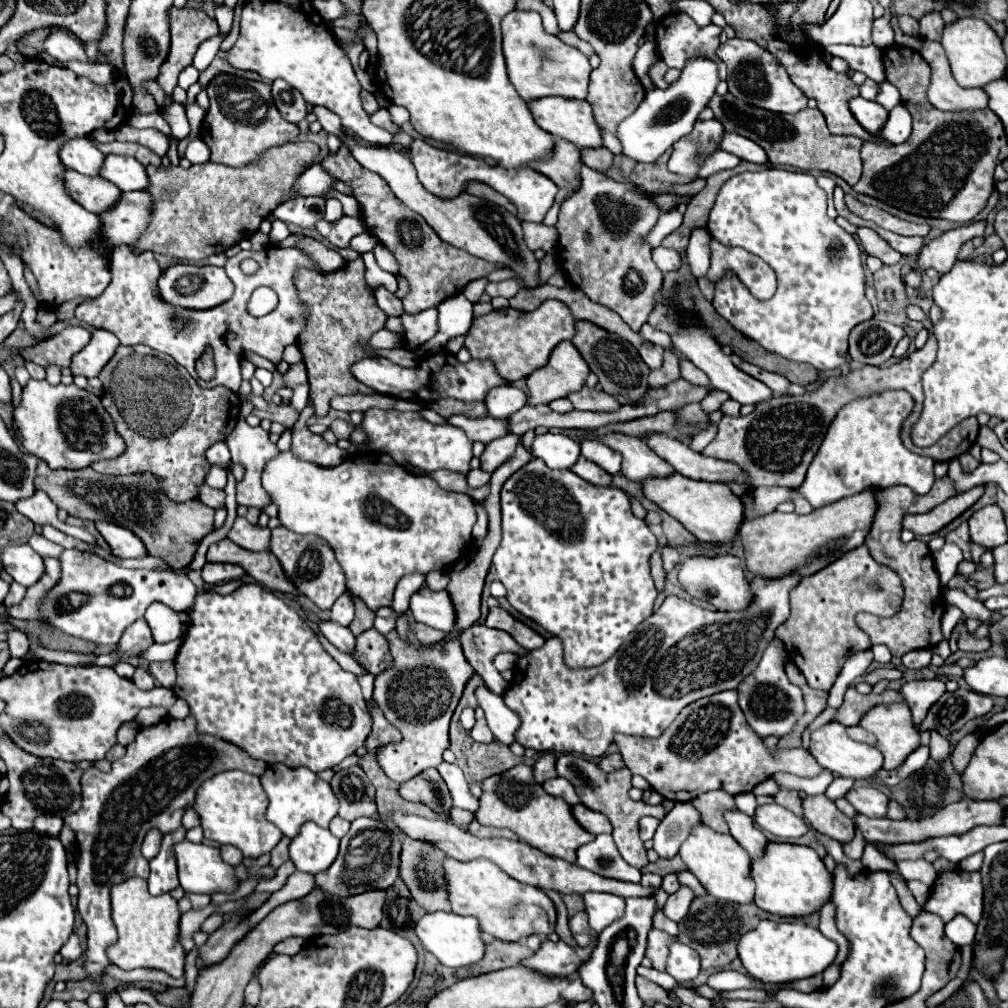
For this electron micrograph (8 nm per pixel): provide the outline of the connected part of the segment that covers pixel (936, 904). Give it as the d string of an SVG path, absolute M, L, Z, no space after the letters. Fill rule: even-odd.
M955 869L939 875L931 887L925 909L939 915L945 923L959 913L977 923L983 913L981 873Z

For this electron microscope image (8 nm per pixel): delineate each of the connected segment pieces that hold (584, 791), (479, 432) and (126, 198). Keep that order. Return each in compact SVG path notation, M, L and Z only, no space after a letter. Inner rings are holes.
M561 753L557 757L557 775L559 777L565 777L567 781L573 783L577 795L579 795L579 801L583 805L587 805L589 809L593 811L599 811L603 813L611 825L613 825L613 837L615 837L615 845L619 849L619 853L625 857L625 861L637 869L643 869L649 865L649 859L647 859L647 851L645 851L645 845L639 837L639 819L643 815L649 815L649 805L643 803L643 801L633 801L629 797L629 789L631 789L631 773L627 767L619 769L619 771L613 771L613 773L605 773L599 769L597 763L585 759L585 757L579 757L579 755L571 755L571 753Z
M451 415L447 423L463 429L471 441L481 441L489 443L493 439L505 437L509 433L509 421L507 419L493 419L493 417L483 417L483 419L469 419L465 415Z
M131 191L123 193L115 209L101 215L103 237L109 247L119 243L137 243L137 237L149 225L149 217L153 215L153 199L147 191Z

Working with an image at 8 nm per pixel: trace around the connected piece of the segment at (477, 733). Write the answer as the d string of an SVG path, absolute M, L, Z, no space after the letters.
M477 719L475 721L475 727L471 729L471 737L475 741L479 741L479 743L491 743L493 741L493 733L487 727L487 721L485 719Z

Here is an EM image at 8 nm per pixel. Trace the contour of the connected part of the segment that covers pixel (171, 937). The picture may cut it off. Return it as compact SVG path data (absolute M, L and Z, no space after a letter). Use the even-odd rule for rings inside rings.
M141 877L125 879L123 883L111 889L111 911L119 933L117 943L109 945L107 949L107 957L111 963L115 963L125 971L137 967L153 967L169 973L171 977L183 977L187 953L179 943L181 911L179 903L169 893L153 897L147 891L145 879Z

